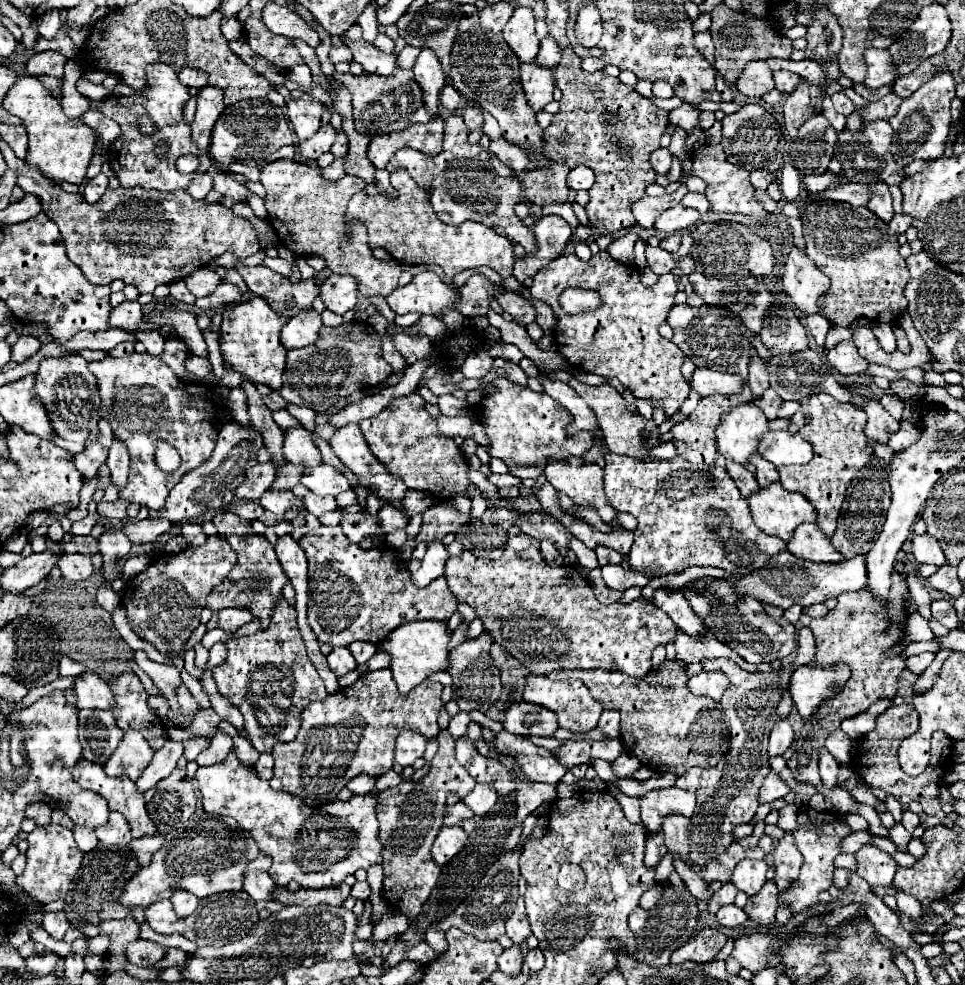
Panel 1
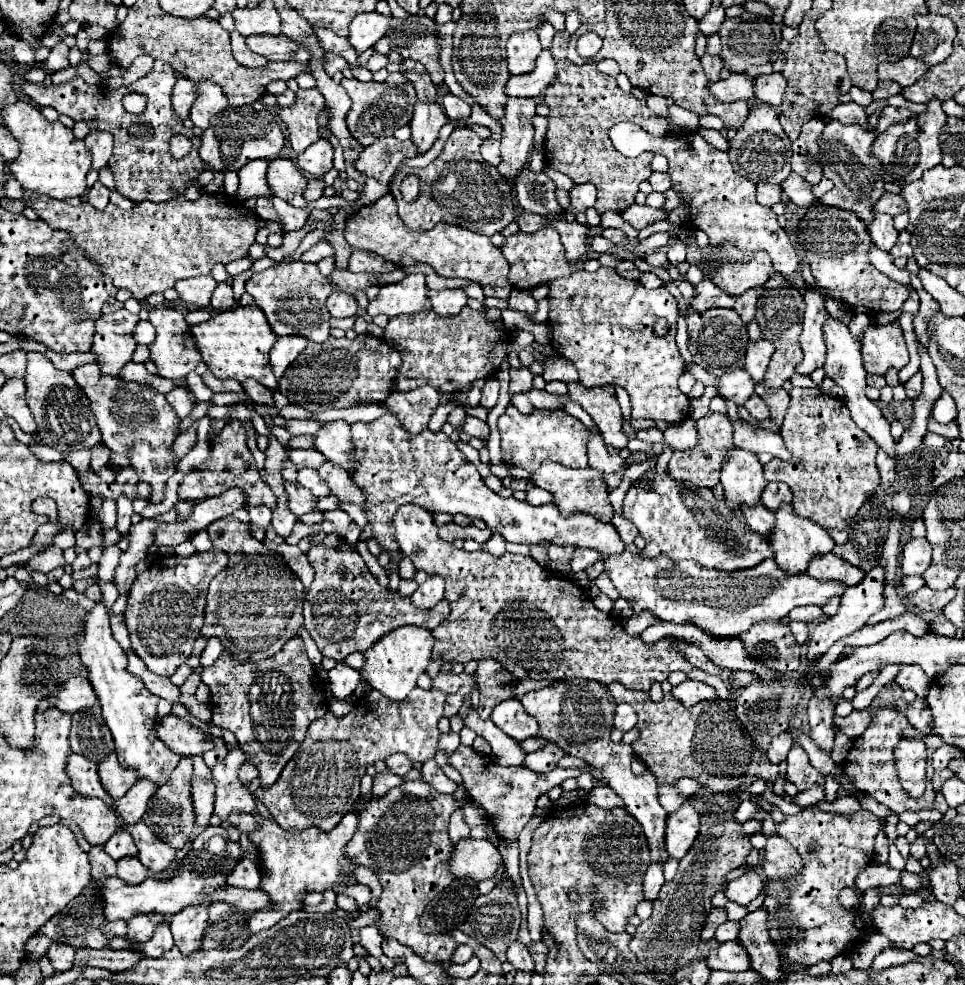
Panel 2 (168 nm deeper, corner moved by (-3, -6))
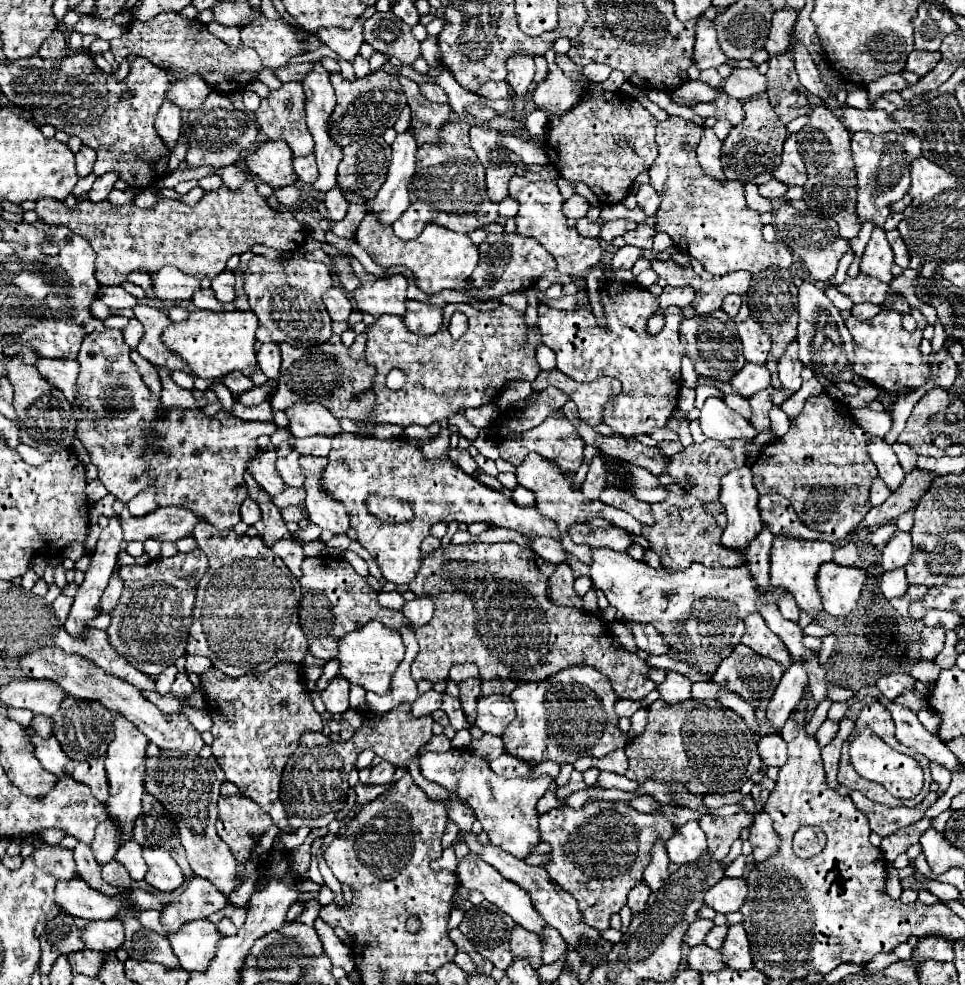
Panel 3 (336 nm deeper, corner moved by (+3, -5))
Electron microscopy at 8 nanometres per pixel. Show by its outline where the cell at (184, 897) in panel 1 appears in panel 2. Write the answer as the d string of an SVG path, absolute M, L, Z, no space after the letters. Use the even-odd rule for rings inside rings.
M187 906L183 912L171 918L171 932L175 946L183 956L191 956L203 948L203 932L207 926L207 908L205 906Z

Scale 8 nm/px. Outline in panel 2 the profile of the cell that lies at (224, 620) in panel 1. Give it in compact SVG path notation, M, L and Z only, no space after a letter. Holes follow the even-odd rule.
M209 638L209 640L207 640L207 646L205 646L203 654L201 654L201 666L203 666L203 668L211 666L211 664L219 658L221 652L223 652L221 640L219 640L219 638Z

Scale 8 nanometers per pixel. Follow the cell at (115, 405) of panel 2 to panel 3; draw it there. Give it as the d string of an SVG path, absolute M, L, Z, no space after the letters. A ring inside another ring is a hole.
M41 359L35 367L39 367L41 375L49 379L69 403L77 401L77 375L79 375L79 363L77 361L65 361L65 359Z

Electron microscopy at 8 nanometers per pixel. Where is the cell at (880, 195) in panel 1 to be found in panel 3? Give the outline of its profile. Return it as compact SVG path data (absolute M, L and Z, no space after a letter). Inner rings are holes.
M877 227L877 229L873 229L873 235L871 235L871 239L867 243L867 249L863 253L861 271L865 271L867 275L873 275L875 279L881 279L881 281L889 283L893 279L891 265L893 265L891 245L887 243L885 229Z

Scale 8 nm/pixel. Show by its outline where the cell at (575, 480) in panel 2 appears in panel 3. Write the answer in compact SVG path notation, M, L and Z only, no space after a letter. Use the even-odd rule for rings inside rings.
M529 453L525 457L525 461L517 467L515 475L517 475L519 485L523 485L535 493L535 501L537 501L535 505L541 511L541 515L553 519L561 531L569 529L569 525L573 525L573 523L585 523L593 517L603 517L603 519L609 519L613 525L619 525L619 527L631 525L631 533L635 533L635 535L641 533L641 523L635 517L631 517L629 513L625 513L617 507L605 505L603 501L583 501L583 491L573 489L575 473L563 473L553 461L541 457L537 453Z

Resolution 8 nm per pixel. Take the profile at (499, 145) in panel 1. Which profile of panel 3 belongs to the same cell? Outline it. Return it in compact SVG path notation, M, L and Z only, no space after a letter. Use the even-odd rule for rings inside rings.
M473 125L471 131L469 131L469 137L471 137L471 147L473 151L477 153L479 161L487 167L489 165L489 155L491 151L495 151L499 145L497 145L497 131L489 131L485 125Z

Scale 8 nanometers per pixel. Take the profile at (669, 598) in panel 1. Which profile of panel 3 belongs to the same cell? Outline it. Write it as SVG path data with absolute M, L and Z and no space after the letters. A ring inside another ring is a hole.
M739 643L733 653L719 663L713 681L741 693L743 699L771 699L781 675L783 667L777 661L765 659Z

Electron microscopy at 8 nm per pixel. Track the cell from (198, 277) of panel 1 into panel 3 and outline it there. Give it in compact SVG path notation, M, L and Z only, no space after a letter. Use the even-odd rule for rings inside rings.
M163 267L157 275L153 275L153 287L157 291L157 297L169 303L183 303L191 301L193 293L201 289L199 279L193 275L185 275L177 271L175 267Z

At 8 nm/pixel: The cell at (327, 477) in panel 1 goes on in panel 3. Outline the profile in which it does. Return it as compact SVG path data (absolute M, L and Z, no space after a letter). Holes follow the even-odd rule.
M291 451L287 457L283 457L283 459L277 461L277 471L285 479L287 485L291 485L291 487L303 487L305 473L303 473L303 467L299 463L299 455L295 451Z

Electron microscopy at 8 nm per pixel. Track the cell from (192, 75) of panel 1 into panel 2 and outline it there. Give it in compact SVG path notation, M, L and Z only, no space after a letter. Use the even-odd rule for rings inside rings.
M179 78L175 88L173 88L173 98L171 98L171 106L175 108L175 116L179 116L179 120L187 120L189 118L189 110L191 104L195 100L195 82L189 78Z

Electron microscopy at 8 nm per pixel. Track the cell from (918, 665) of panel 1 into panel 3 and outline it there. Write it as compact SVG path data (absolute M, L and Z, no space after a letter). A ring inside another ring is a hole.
M891 673L891 675L881 675L877 681L877 687L883 697L895 699L903 691L915 691L915 683L917 683L917 679L913 679L911 675Z

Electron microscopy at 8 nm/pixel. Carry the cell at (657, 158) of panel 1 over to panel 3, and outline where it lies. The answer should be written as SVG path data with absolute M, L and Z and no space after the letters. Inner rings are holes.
M645 183L639 187L639 193L637 193L637 203L639 207L643 207L645 215L655 215L659 205L661 205L661 193L653 189L653 185Z

